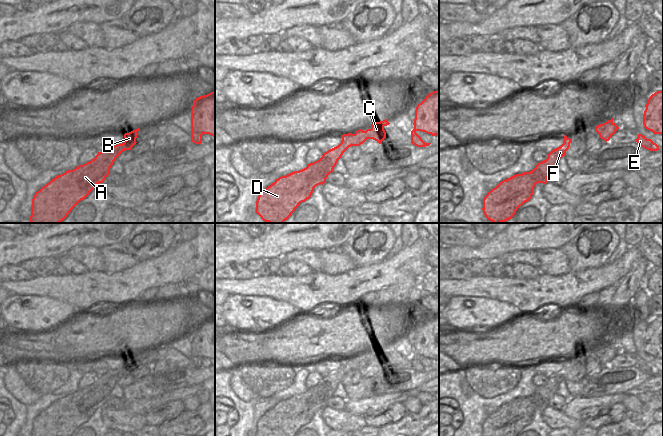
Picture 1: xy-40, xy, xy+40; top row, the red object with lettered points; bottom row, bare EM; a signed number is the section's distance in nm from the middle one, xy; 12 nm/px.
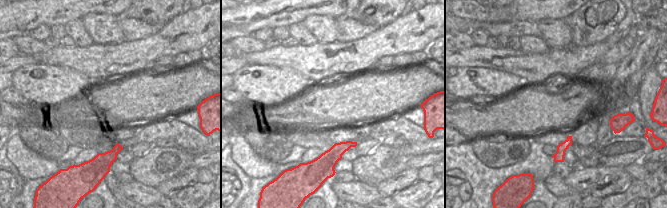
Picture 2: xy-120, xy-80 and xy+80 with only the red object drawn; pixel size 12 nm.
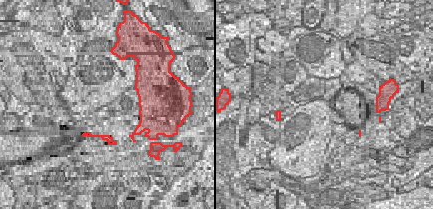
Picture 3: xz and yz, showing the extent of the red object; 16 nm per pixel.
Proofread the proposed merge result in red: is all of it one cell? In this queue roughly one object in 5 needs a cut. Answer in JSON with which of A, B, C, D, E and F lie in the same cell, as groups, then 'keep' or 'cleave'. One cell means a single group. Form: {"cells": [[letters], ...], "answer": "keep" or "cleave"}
{"cells": [["A", "B", "C", "D", "E", "F"]], "answer": "keep"}

